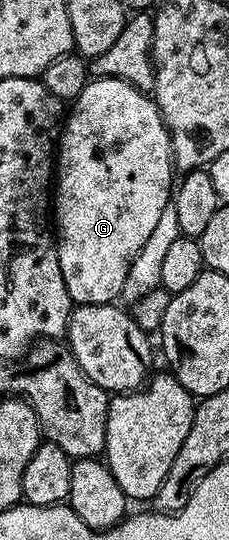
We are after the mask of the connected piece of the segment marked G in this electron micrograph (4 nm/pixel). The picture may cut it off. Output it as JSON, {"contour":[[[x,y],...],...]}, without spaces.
{"contour":[[[111,76],[91,79],[83,86],[82,92],[68,108],[68,115],[60,128],[56,140],[56,183],[52,188],[52,216],[56,221],[56,239],[58,242],[58,257],[60,258],[60,274],[64,274],[64,286],[68,286],[68,294],[75,305],[80,304],[112,304],[122,295],[122,287],[136,256],[144,247],[161,212],[172,200],[172,185],[176,180],[176,161],[174,149],[170,146],[170,131],[162,116],[158,113],[153,99],[147,93],[138,91],[123,80],[114,80]]]}

